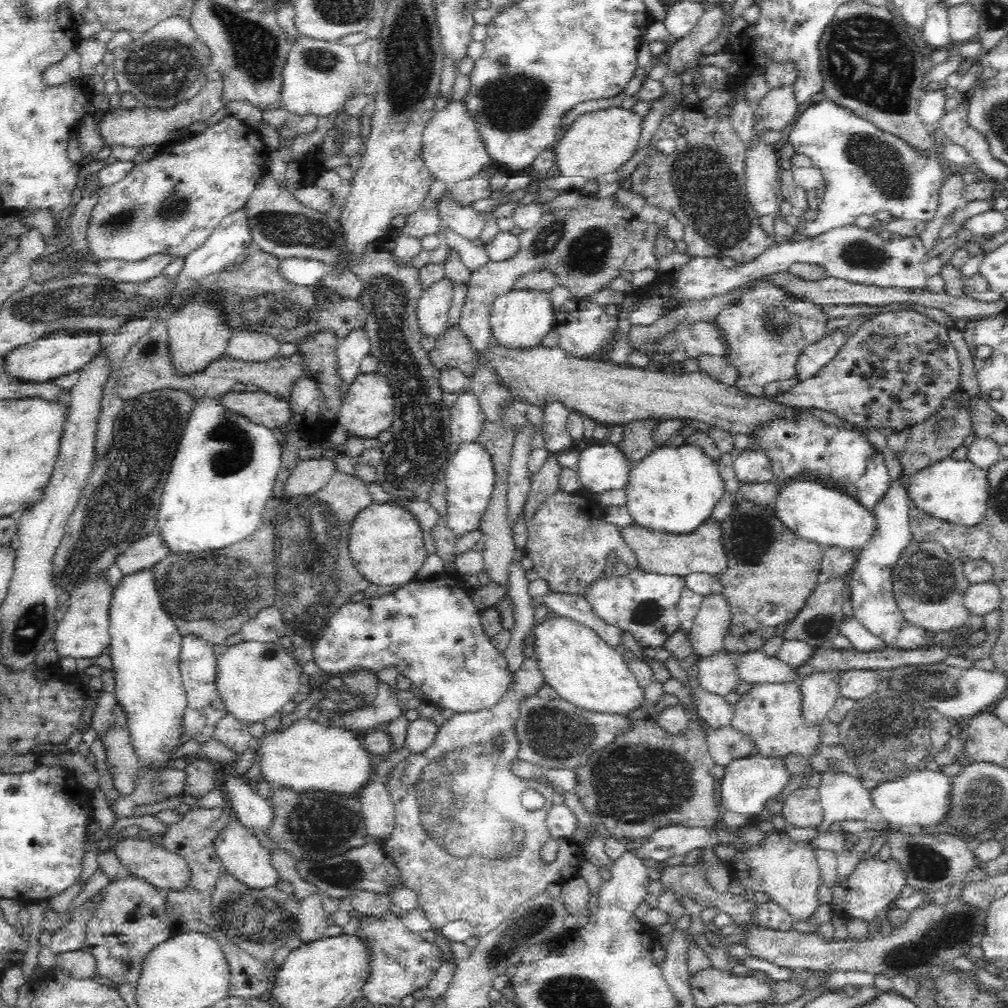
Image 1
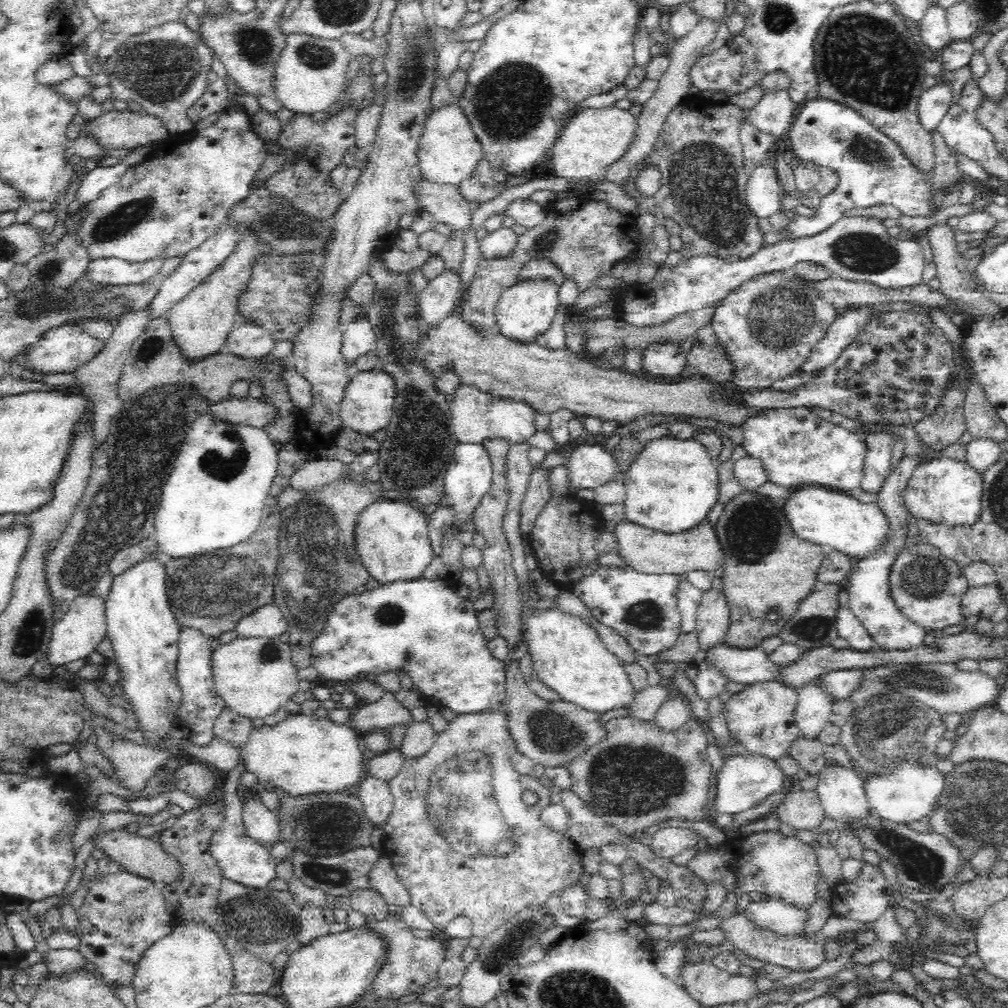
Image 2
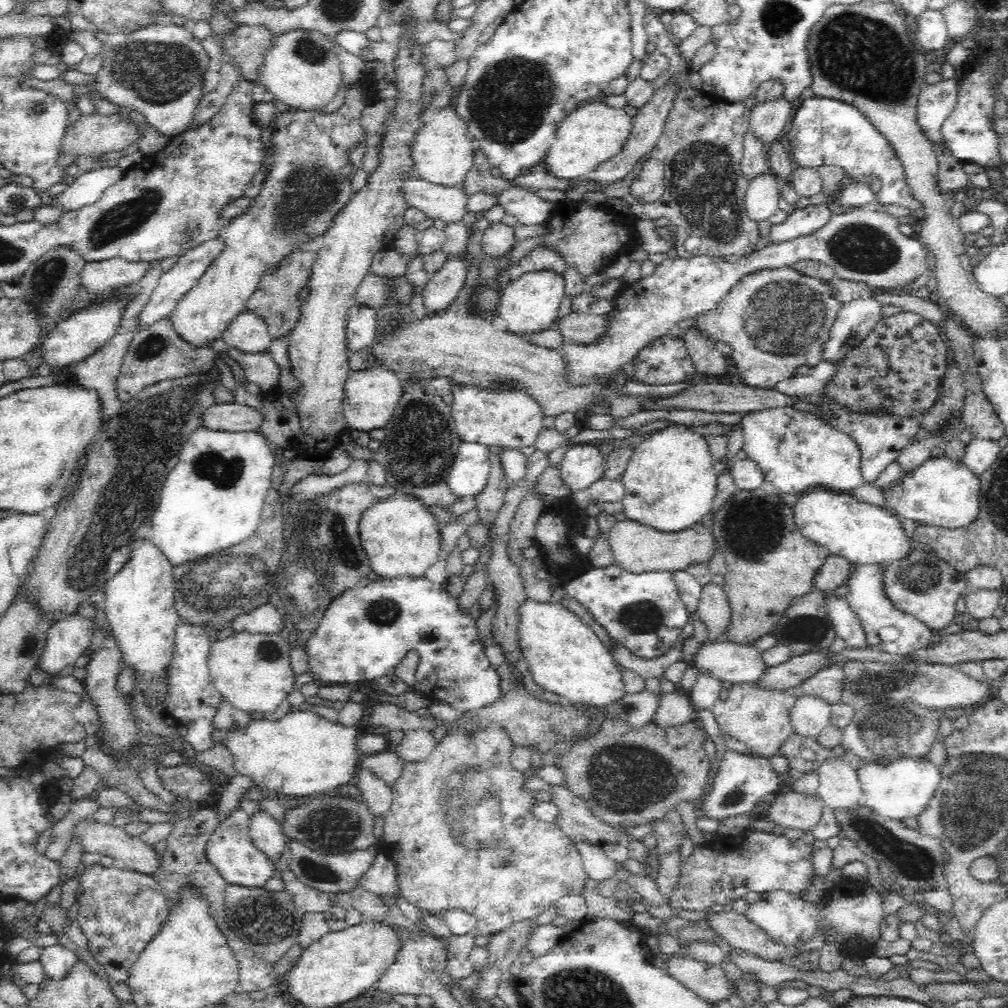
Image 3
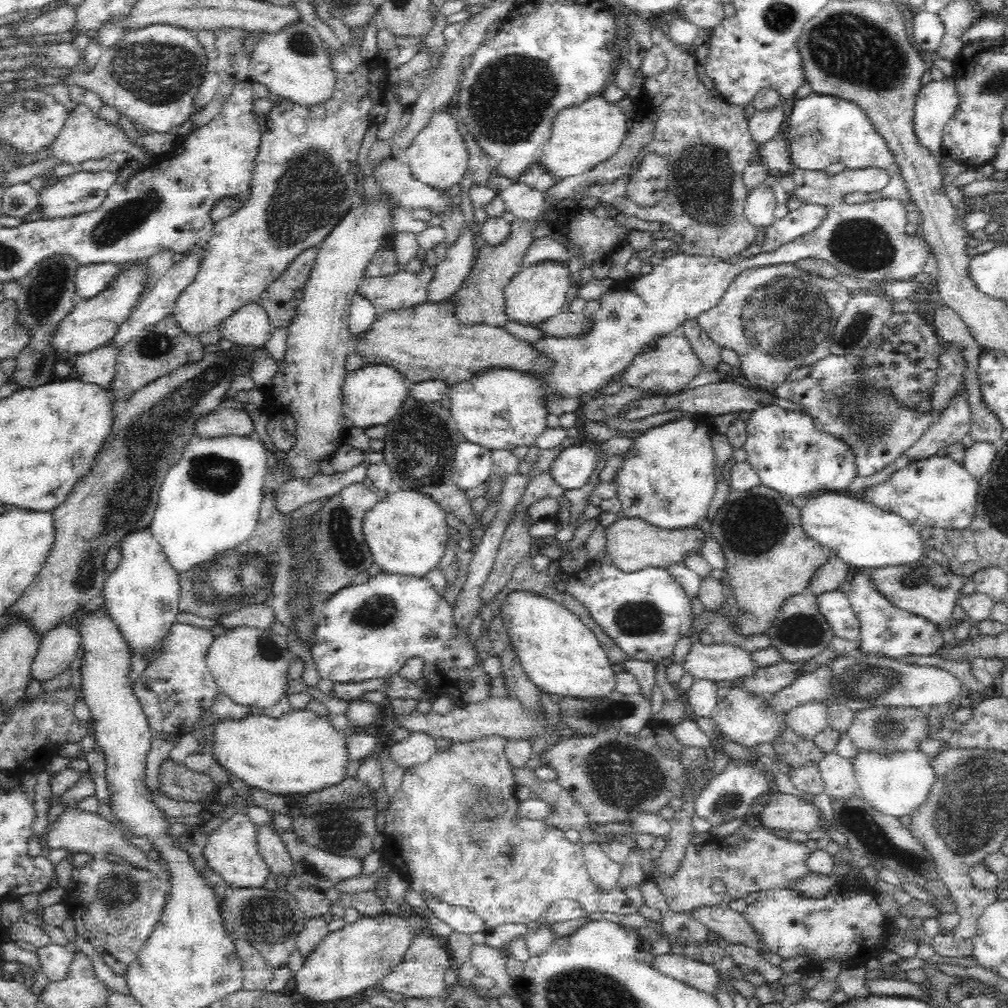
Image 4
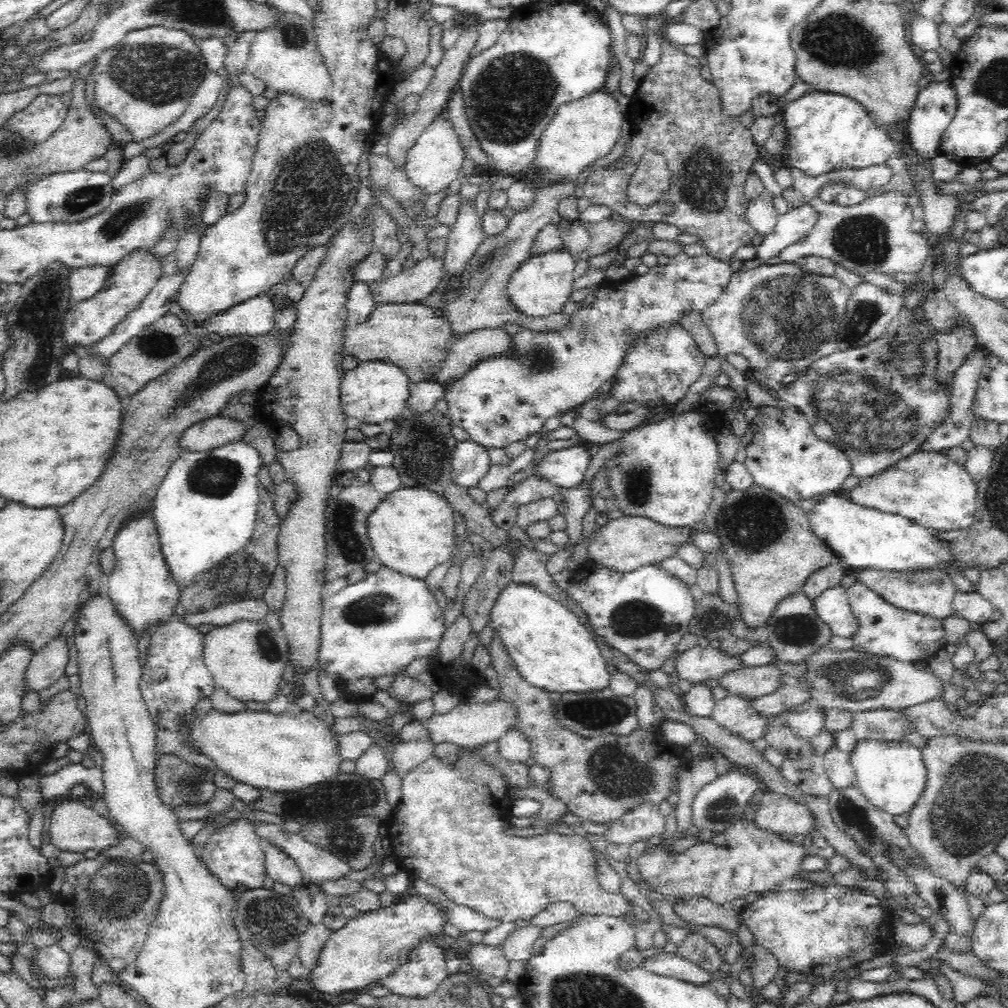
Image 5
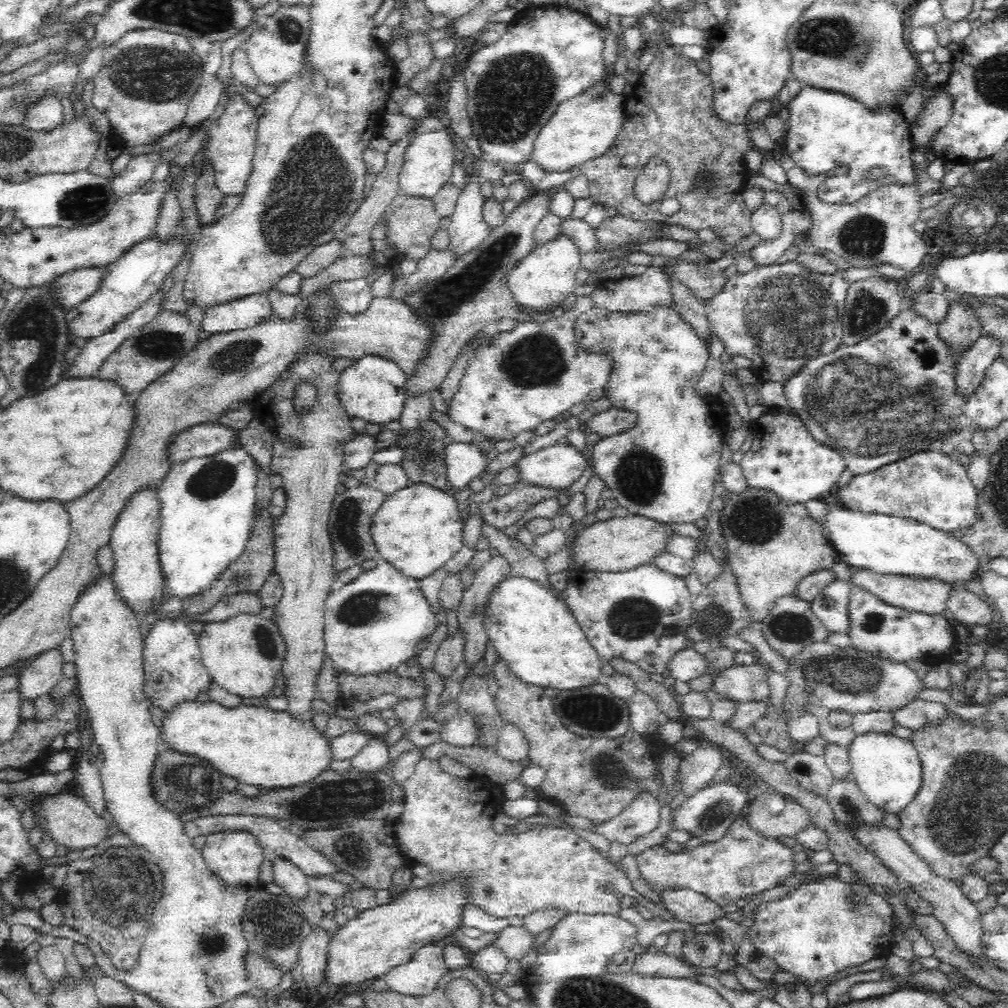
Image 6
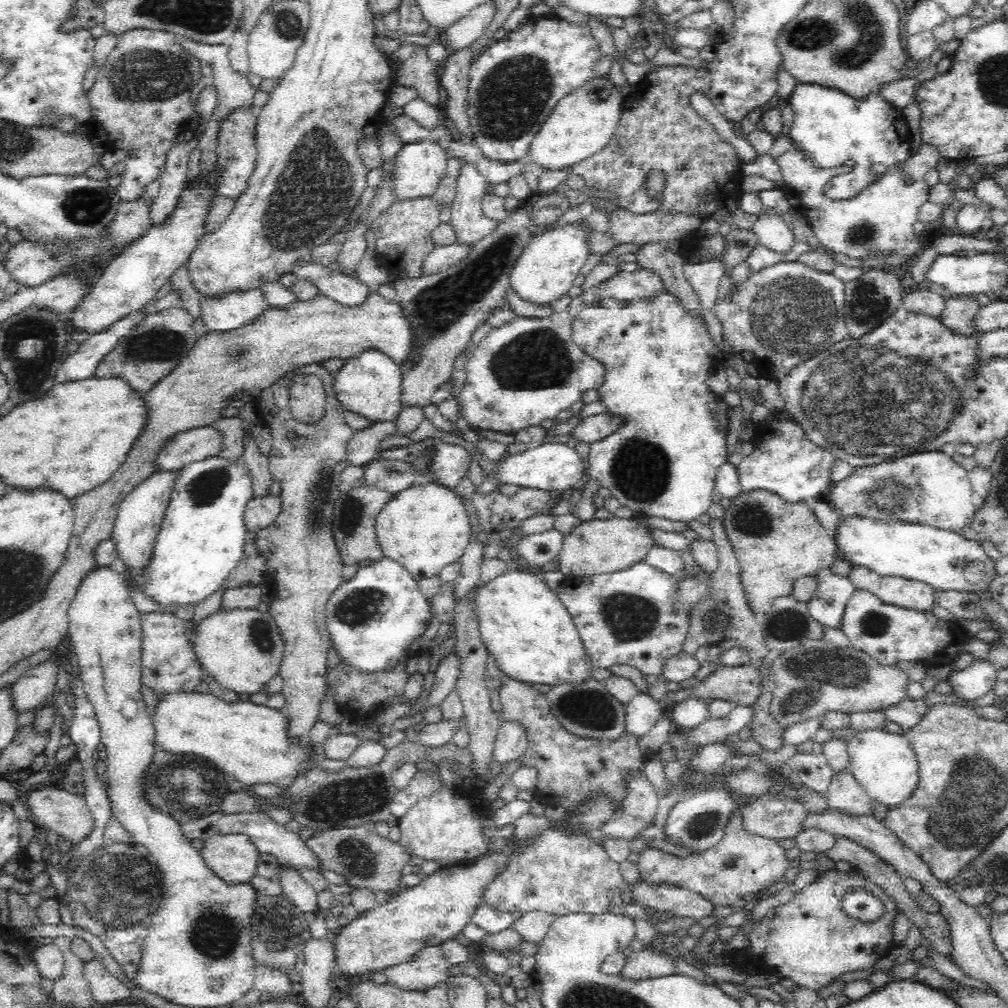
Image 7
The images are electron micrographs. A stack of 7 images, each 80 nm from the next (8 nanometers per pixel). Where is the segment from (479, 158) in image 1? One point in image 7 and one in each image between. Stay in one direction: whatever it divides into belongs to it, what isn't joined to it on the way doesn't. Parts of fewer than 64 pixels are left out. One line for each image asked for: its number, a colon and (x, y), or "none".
2: (449, 152)
3: (444, 152)
4: (438, 156)
5: (435, 160)
6: (429, 162)
7: (421, 166)

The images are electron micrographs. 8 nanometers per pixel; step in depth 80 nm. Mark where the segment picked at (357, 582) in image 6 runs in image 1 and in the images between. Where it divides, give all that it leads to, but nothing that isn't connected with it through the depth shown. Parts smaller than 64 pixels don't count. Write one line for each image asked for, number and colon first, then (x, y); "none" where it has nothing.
1: (432, 633)
2: (422, 627)
3: (366, 632)
4: (366, 631)
5: (375, 627)

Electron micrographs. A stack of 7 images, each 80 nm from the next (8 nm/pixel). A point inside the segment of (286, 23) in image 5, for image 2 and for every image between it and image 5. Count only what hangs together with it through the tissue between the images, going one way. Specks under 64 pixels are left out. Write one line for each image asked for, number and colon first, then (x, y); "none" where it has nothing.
2: (311, 73)
3: (303, 70)
4: (295, 64)

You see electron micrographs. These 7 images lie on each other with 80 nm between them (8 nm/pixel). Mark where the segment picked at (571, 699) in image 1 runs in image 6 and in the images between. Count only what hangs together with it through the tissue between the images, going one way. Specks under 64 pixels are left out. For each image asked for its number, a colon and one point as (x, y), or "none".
2: (569, 658)
3: (565, 657)
4: (560, 655)
5: (553, 651)
6: (537, 635)

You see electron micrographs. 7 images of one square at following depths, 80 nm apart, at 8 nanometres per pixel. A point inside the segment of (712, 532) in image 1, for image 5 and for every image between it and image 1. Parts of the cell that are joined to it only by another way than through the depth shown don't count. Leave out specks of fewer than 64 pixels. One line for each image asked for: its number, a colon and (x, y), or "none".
2: (651, 552)
3: (637, 548)
4: (631, 544)
5: (624, 544)

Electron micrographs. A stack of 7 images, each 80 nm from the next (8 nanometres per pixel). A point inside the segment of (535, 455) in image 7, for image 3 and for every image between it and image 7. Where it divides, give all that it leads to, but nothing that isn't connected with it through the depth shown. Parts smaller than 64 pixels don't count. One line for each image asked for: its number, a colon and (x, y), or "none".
3: (583, 464)
4: (572, 468)
5: (566, 468)
6: (558, 466)

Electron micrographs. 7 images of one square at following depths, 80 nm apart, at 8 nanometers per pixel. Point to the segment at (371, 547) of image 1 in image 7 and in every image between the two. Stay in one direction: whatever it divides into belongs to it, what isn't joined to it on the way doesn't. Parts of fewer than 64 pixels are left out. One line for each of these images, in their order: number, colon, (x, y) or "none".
2: (391, 540)
3: (400, 536)
4: (406, 533)
5: (411, 530)
6: (417, 529)
7: (423, 528)

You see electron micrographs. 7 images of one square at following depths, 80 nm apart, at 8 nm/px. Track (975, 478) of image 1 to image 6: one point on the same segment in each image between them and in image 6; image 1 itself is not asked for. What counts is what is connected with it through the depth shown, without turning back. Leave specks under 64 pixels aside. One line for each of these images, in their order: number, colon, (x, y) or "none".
2: (946, 491)
3: (941, 492)
4: (939, 492)
5: (929, 488)
6: (930, 487)

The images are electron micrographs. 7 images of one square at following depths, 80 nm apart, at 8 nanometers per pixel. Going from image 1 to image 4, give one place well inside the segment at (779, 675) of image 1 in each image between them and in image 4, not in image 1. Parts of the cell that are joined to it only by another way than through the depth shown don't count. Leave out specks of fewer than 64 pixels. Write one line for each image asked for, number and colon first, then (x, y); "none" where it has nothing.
2: (747, 666)
3: (729, 662)
4: (718, 662)

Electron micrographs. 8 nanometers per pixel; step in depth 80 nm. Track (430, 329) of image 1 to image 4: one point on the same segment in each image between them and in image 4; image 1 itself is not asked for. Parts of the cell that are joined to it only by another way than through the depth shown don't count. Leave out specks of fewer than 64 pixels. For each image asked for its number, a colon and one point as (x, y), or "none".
2: (435, 302)
3: (442, 289)
4: (450, 275)

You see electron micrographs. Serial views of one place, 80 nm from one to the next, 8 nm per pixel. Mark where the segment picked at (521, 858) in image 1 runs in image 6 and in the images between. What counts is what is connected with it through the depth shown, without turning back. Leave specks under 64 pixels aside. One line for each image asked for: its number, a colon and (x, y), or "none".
2: (459, 839)
3: (460, 830)
4: (453, 831)
5: (451, 827)
6: (447, 823)

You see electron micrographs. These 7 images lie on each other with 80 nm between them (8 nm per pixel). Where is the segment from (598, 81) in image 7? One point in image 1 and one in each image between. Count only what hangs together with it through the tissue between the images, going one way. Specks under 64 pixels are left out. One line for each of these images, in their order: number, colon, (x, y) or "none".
1: (600, 142)
2: (595, 139)
3: (593, 134)
4: (587, 134)
5: (581, 132)
6: (584, 128)

